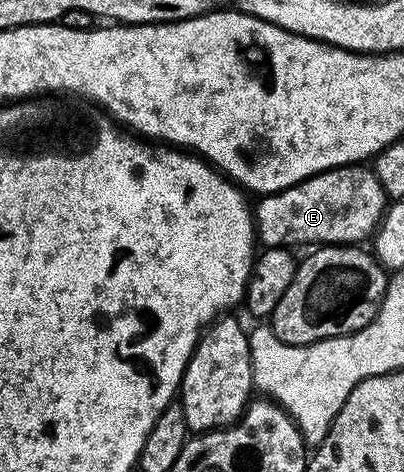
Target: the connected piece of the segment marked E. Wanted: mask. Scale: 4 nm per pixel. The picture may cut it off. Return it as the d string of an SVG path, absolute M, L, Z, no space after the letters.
M362 163L342 165L338 169L325 169L323 173L312 175L308 180L301 181L300 184L288 187L284 191L259 196L257 201L252 209L254 232L257 240L266 247L272 245L321 247L362 243L366 236L367 240L382 224L382 215L388 208L388 198L384 187L380 187L380 179L376 179L373 168Z

